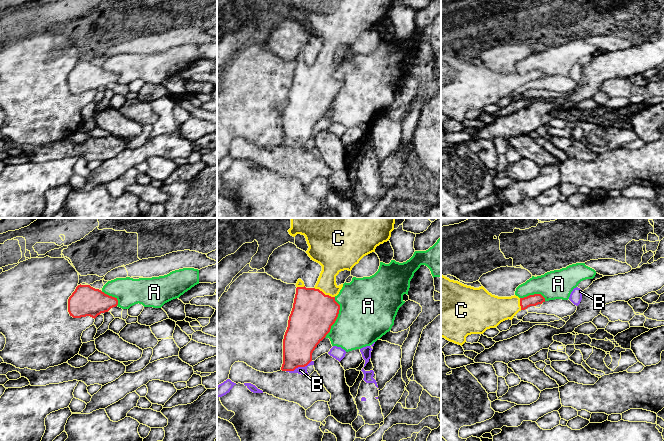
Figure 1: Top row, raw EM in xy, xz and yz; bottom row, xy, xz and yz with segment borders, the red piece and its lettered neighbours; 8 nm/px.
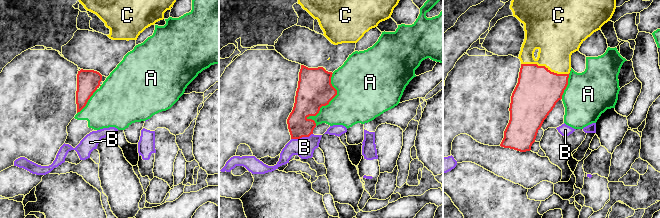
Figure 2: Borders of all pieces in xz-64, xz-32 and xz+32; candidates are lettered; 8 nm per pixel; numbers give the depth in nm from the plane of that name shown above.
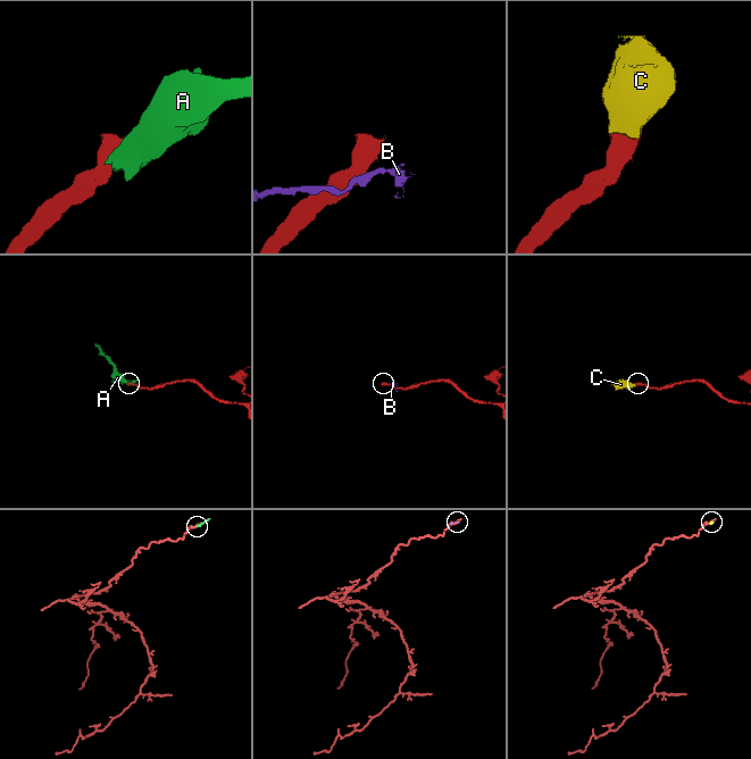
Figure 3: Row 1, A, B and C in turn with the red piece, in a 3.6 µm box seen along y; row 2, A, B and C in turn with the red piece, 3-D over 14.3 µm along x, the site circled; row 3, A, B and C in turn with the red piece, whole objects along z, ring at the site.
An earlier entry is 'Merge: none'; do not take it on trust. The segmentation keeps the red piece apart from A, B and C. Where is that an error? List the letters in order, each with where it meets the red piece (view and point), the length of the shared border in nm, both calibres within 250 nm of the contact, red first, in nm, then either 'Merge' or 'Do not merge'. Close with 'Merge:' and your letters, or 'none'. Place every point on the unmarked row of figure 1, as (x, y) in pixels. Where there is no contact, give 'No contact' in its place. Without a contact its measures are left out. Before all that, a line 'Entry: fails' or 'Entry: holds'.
Entry: fails
A: Touches red at xz (337, 92). Shared border 340 nm. Thickness 340 nm (red) against 440 nm. Do not merge
B: Touches red at xz (298, 142). Shared border 220 nm. Thickness 280 nm (red) against 60 nm. Do not merge
C: Touches red at xz (323, 69). Shared border 190 nm. Thickness 340 nm (red) against 170 nm. Merge
Merge: C

